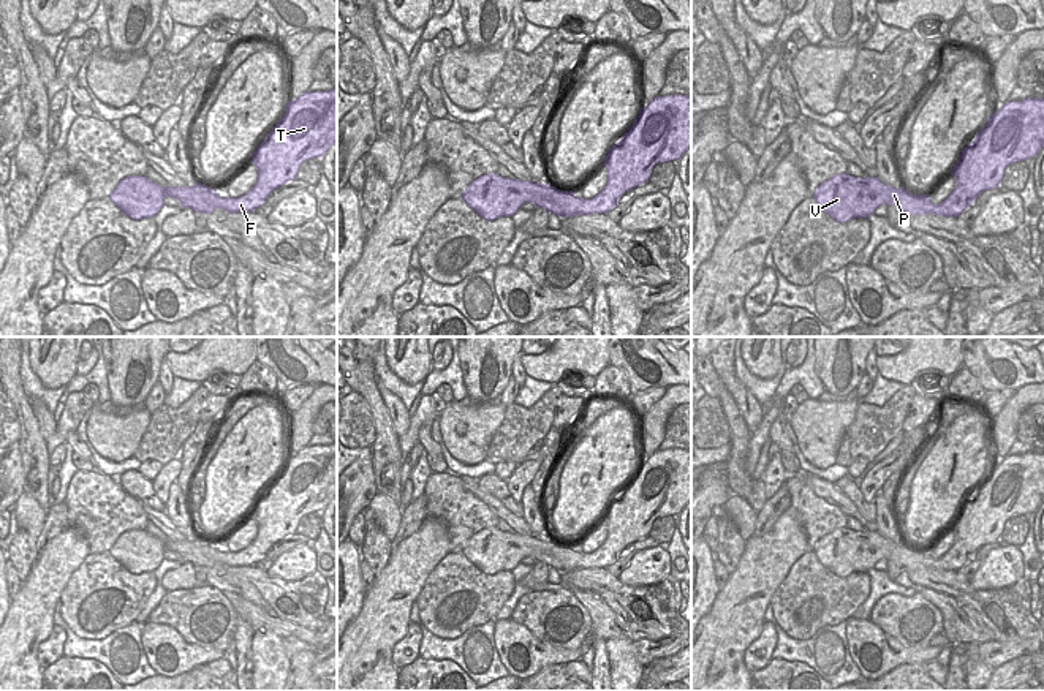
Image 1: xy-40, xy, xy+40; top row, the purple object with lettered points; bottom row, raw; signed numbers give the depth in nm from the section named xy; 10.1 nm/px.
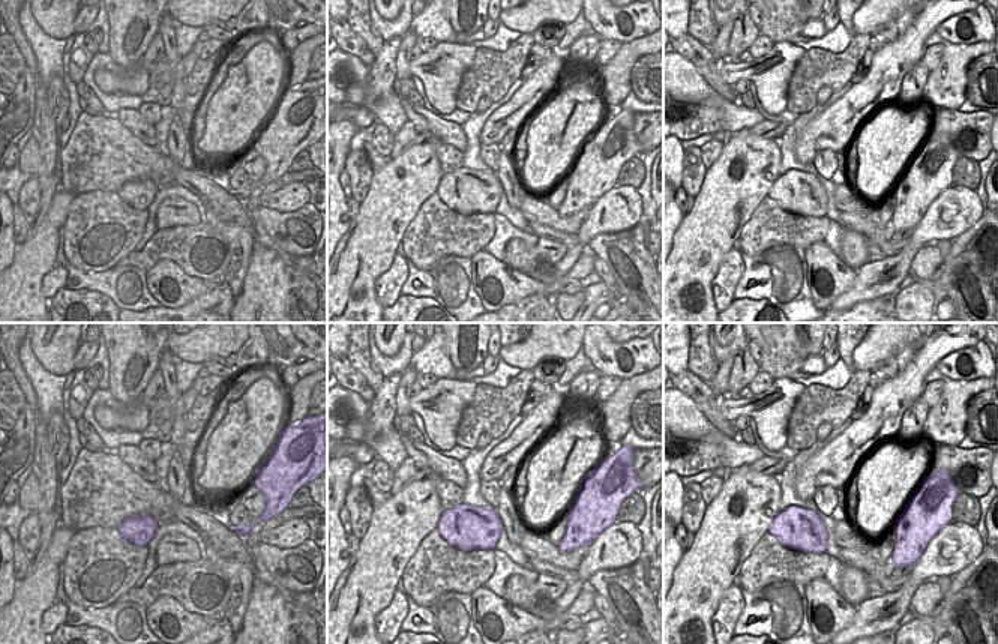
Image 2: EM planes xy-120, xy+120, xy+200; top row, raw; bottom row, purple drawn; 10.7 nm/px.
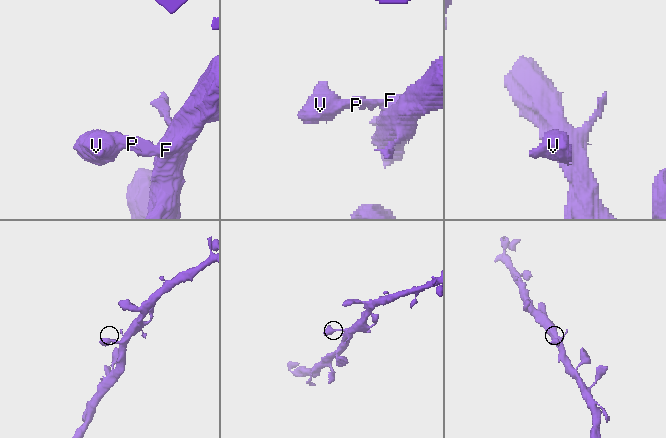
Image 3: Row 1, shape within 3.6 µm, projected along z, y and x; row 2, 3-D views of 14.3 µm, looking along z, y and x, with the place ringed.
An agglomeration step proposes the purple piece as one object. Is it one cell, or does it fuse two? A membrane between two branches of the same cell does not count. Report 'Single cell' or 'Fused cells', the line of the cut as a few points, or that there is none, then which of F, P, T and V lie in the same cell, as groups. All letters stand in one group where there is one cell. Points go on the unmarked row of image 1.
Single cell. No split. Groups: F P T V

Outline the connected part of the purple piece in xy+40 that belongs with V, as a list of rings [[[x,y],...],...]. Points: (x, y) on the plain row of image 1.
[[[1027,452],[1022,455],[1008,455],[997,468],[990,468],[989,476],[978,487],[974,495],[966,500],[951,530],[957,533],[955,544],[938,560],[930,555],[929,549],[913,549],[902,542],[883,538],[878,531],[854,531],[837,528],[823,536],[813,547],[818,561],[838,577],[853,572],[867,572],[881,558],[898,560],[903,569],[946,569],[959,571],[973,555],[985,544],[1000,541],[1004,523],[1016,515],[1027,515],[1036,511],[1044,501],[1044,452]]]

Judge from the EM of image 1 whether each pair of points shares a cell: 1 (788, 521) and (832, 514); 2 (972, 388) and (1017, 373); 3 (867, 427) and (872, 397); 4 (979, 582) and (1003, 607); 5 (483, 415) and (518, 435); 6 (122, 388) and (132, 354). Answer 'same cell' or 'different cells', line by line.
1: different cells
2: different cells
3: different cells
4: different cells
5: different cells
6: same cell

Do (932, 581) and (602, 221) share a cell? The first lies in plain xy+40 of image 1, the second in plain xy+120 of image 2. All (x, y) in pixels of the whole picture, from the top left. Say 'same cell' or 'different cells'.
different cells

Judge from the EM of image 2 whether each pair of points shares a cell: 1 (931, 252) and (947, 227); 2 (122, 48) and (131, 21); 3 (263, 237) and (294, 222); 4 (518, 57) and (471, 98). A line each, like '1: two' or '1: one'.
1: two
2: one
3: two
4: one

